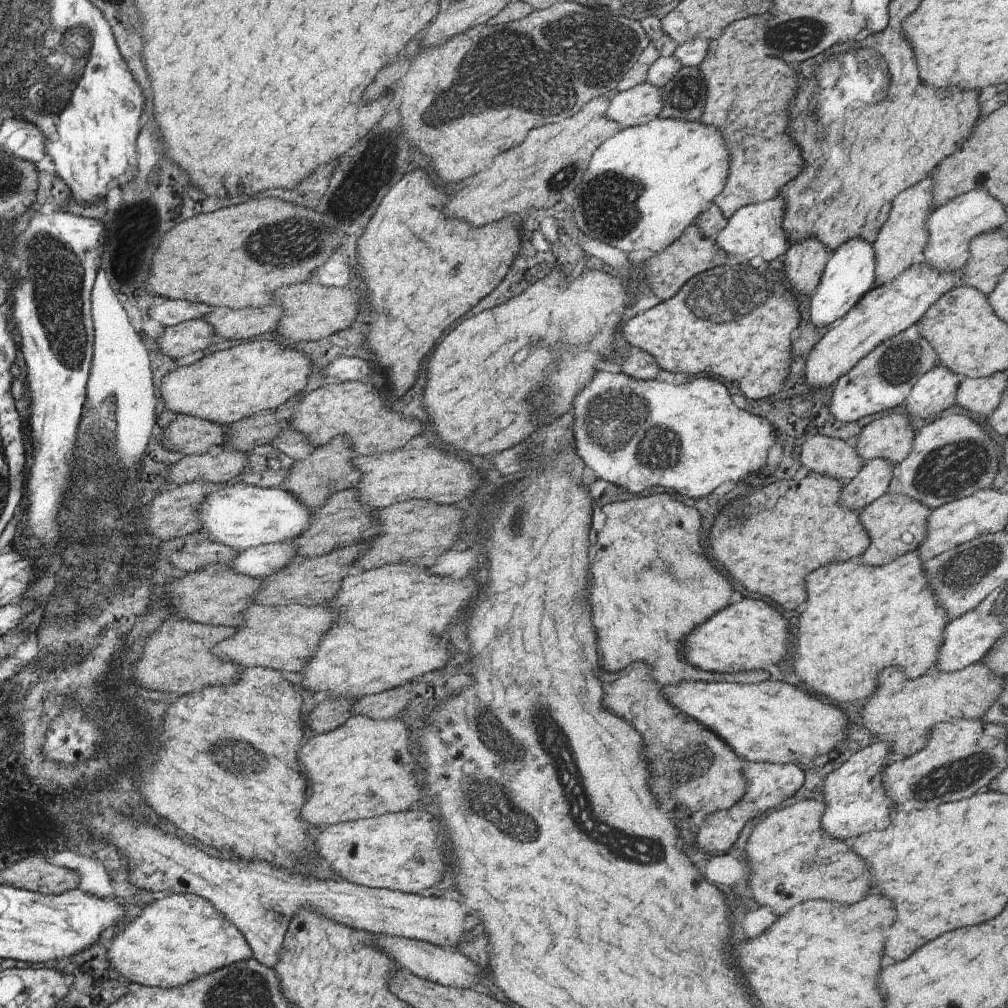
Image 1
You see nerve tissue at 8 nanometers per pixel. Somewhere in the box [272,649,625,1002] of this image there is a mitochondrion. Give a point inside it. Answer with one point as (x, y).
(485, 795)

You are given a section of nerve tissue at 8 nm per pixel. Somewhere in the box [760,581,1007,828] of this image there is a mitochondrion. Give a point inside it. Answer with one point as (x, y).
(959, 775)

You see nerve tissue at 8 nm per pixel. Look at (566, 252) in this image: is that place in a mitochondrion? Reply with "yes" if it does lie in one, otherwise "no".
no

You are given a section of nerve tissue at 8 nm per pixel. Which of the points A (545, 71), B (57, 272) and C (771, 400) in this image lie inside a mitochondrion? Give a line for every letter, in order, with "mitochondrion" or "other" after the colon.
A: mitochondrion
B: mitochondrion
C: other

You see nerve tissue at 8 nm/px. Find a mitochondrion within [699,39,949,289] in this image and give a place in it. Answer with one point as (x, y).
(845, 57)

